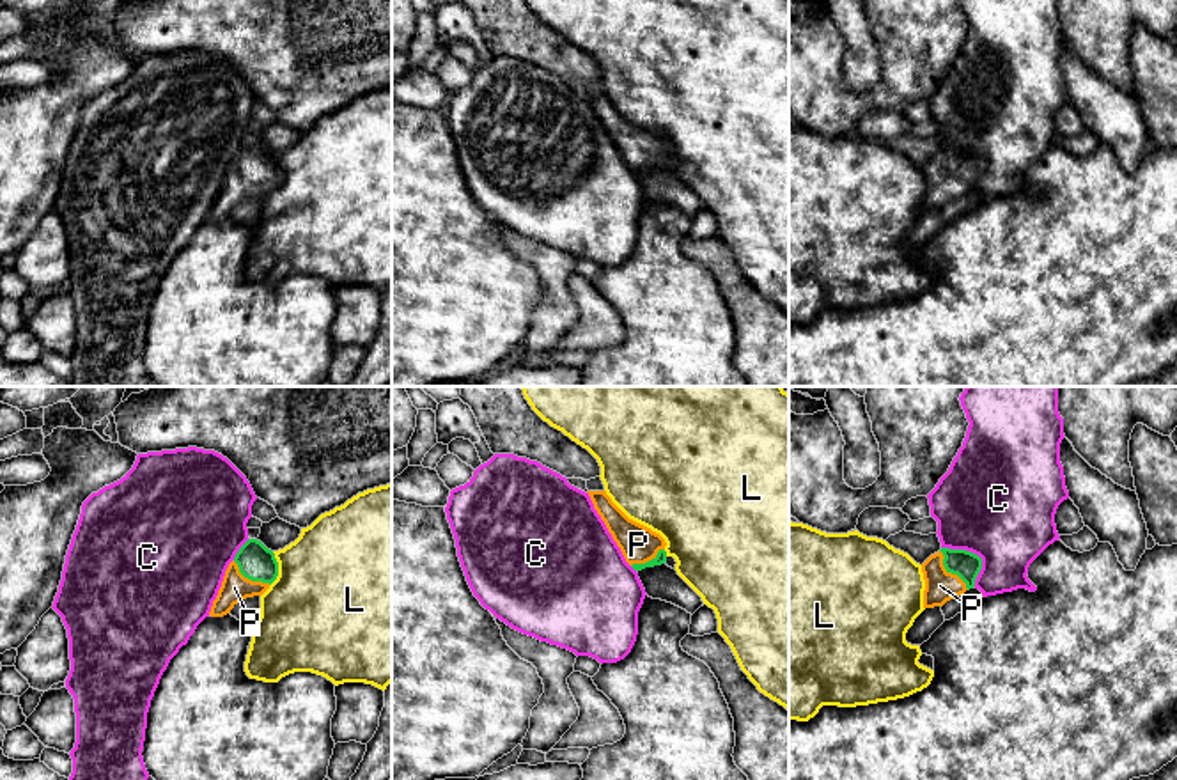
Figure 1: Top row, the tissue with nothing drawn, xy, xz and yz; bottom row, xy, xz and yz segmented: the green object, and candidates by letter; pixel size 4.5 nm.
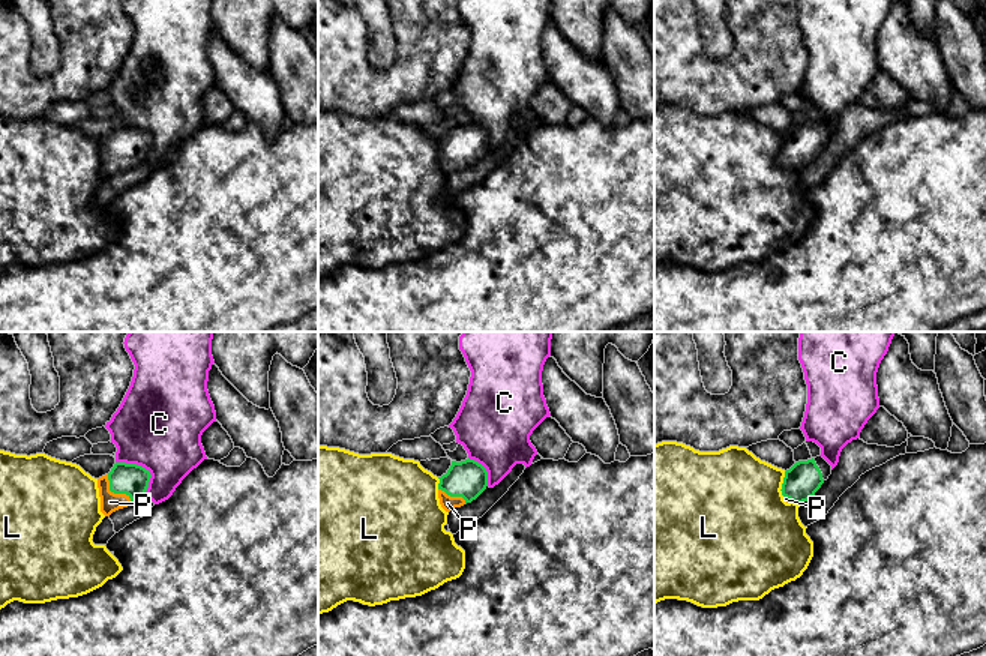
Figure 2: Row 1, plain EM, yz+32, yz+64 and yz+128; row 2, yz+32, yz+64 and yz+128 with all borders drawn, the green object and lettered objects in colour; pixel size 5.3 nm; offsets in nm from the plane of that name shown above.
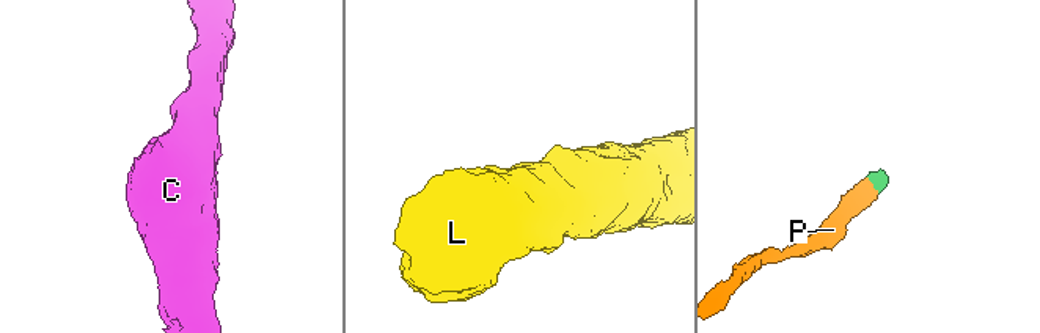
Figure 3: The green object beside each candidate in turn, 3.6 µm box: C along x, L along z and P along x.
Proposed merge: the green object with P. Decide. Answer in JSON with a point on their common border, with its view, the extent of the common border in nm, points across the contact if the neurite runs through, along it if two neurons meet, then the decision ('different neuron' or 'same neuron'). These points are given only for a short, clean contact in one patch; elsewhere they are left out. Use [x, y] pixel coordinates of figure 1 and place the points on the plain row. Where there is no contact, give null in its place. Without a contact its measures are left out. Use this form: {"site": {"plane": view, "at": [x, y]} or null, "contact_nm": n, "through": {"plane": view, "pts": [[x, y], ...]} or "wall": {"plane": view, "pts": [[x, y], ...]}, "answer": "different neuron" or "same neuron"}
{"site": {"plane": "yz", "at": [949, 174]}, "contact_nm": 220, "through": {"plane": "yz", "pts": [[965, 167], [949, 174], [940, 188]]}, "answer": "same neuron"}

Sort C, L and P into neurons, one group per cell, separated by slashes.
C / L / P

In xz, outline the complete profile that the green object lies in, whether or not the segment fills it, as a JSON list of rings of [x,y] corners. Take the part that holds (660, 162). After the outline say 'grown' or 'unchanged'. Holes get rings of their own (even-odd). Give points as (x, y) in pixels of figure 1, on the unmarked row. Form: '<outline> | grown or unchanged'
[[[587,94],[594,112],[604,124],[626,165],[635,172],[666,167],[675,172],[675,161],[665,154],[665,142],[651,131],[629,122],[606,98],[606,94]]] | grown

